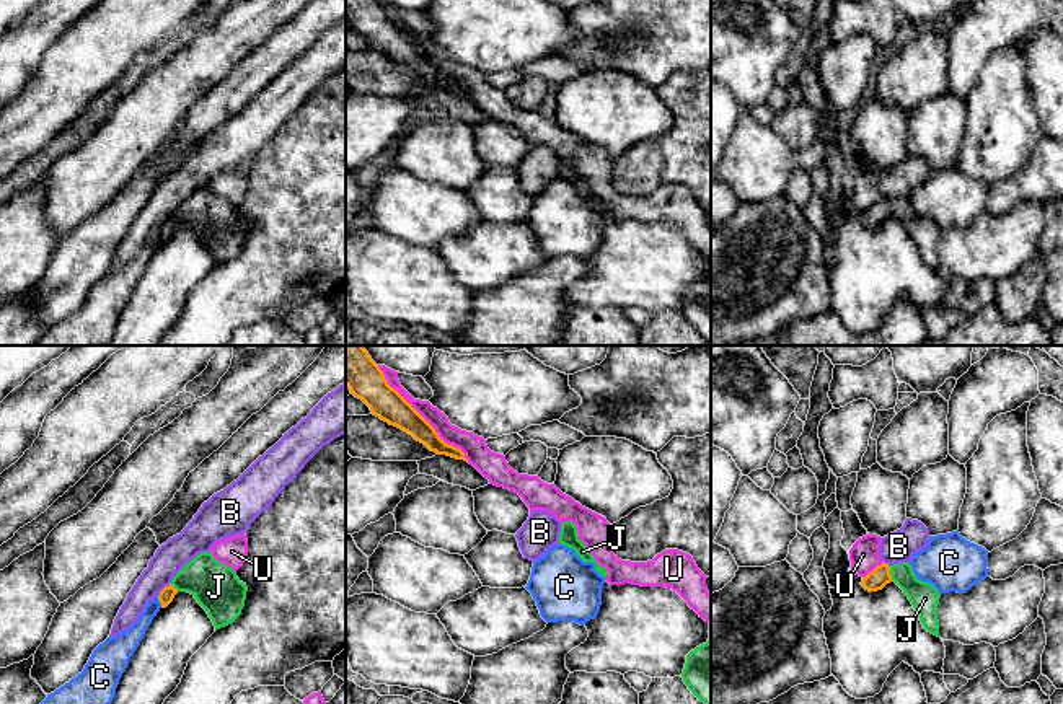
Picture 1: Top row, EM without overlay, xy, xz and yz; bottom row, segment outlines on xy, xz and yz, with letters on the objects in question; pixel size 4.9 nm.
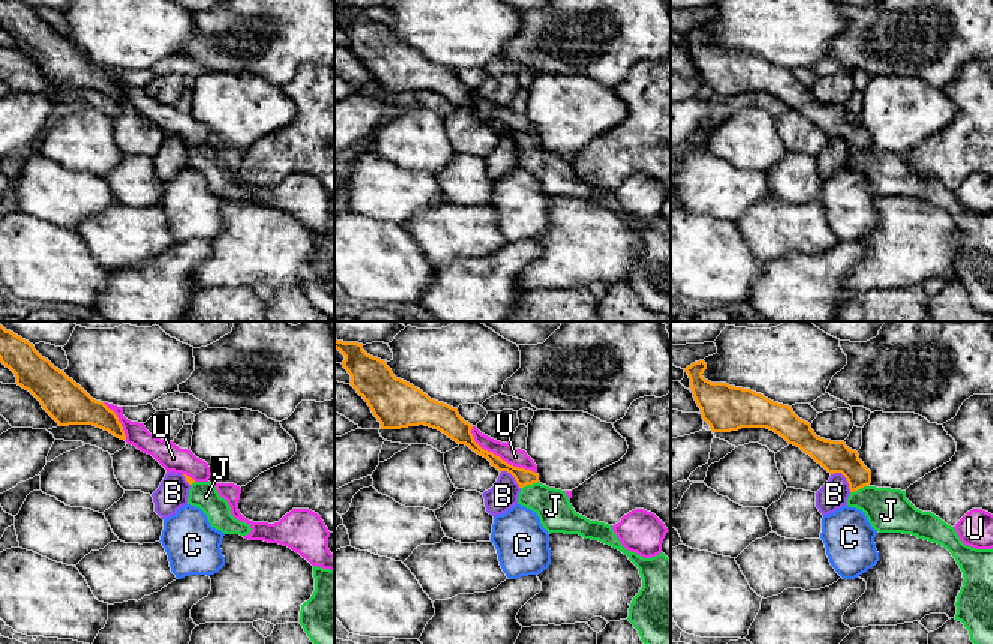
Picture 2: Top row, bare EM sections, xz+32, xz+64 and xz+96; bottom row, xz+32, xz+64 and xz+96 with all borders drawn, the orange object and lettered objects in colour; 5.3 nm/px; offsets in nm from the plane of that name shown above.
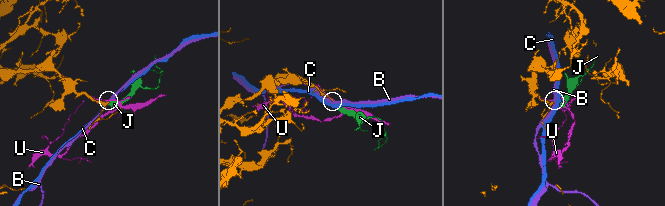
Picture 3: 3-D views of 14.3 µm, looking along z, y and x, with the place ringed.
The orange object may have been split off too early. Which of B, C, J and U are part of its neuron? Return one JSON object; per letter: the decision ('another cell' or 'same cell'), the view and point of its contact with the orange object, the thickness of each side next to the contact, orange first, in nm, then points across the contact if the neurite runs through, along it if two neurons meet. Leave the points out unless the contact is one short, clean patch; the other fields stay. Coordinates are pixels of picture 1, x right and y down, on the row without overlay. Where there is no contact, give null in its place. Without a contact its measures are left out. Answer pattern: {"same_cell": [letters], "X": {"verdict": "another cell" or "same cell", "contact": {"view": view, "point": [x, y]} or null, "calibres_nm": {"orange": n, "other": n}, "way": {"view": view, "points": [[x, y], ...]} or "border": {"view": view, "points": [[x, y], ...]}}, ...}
{"same_cell": ["J"], "B": {"verdict": "another cell", "contact": {"view": "xy", "point": [165, 222]}, "calibres_nm": {"orange": 70, "other": 160}}, "C": {"verdict": "another cell", "contact": {"view": "xy", "point": [158, 233]}, "calibres_nm": {"orange": 70, "other": 90}, "border": {"view": "xy", "points": [[158, 228], [162, 242]]}}, "J": {"verdict": "same cell", "contact": {"view": "yz", "point": [889, 209]}, "calibres_nm": {"orange": 100, "other": 140}, "way": {"view": "yz", "points": [[879, 212], [889, 209], [900, 209], [925, 233]]}}, "U": {"verdict": "another cell", "contact": {"view": "xz", "point": [421, 51]}, "calibres_nm": {"orange": 160, "other": 100}}}

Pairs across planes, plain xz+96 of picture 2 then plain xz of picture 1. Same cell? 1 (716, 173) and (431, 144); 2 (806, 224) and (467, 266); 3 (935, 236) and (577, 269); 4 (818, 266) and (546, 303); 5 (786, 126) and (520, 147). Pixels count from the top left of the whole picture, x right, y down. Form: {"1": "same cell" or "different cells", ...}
{"1": "different cells", "2": "same cell", "3": "different cells", "4": "same cell", "5": "same cell"}

